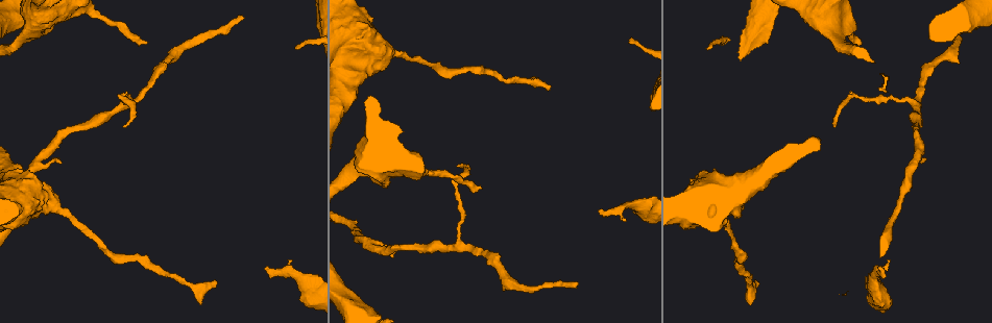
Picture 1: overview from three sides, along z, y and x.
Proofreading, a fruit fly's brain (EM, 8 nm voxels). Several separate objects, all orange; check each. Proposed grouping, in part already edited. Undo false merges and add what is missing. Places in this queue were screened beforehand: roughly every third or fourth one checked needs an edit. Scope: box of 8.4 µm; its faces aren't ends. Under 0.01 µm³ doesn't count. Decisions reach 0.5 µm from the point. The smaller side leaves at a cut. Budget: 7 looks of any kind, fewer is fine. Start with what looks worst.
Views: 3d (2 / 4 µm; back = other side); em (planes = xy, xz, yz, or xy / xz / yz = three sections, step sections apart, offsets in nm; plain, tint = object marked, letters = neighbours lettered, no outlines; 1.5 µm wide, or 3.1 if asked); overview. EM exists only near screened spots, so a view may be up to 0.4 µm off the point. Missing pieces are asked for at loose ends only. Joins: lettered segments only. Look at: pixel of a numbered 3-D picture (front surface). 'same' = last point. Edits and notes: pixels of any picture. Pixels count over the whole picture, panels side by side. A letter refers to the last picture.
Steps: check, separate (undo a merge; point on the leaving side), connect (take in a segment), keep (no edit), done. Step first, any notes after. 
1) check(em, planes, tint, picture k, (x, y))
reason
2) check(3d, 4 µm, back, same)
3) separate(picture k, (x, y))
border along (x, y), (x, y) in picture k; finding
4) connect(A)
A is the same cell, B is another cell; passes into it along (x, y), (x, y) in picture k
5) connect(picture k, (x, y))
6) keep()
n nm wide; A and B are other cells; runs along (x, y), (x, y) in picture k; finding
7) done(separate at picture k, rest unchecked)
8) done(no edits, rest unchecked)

check(3d, 4 µm, back, picture 1, (599, 209))
branch stops here

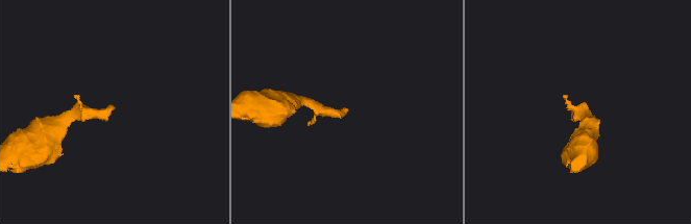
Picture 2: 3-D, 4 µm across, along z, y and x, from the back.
check(em, planes, letters, picture 2, (345, 110))

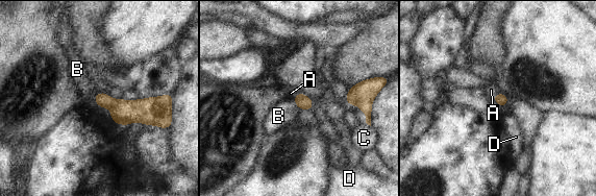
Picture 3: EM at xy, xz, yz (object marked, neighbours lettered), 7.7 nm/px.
connect(A)
A is the same cell, B, C and D are other cells; passes into it along (501, 99), (496, 95), (491, 90) in picture 3; it goes on there

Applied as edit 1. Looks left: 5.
check(overview)
see it whole again

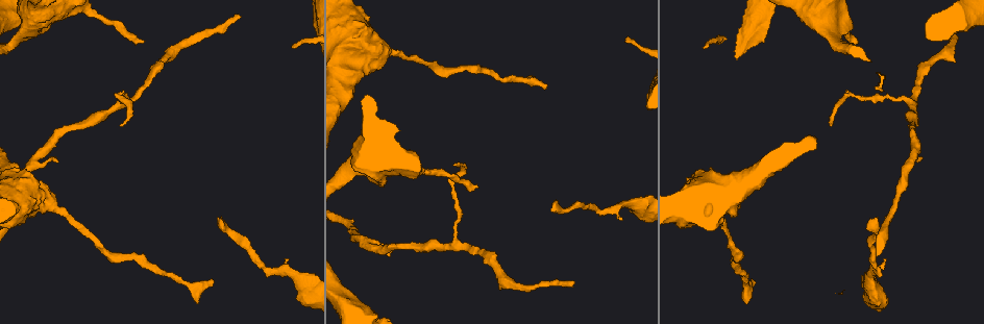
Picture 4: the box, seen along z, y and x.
check(3d, 4 µm, picture 4, (119, 125))
end of a long branch

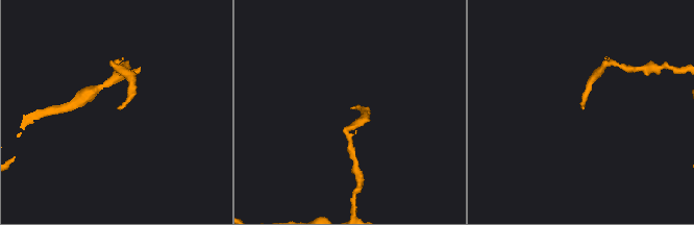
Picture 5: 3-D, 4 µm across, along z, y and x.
check(em, yz, step 4, letters, picture 5, (581, 108))

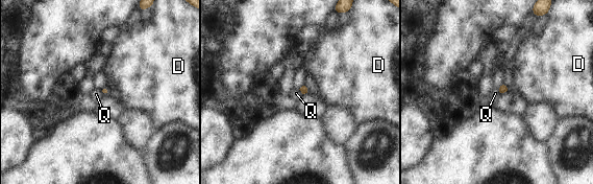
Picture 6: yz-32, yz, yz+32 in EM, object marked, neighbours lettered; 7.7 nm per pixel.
check(em, planes, letters, same)
another direction

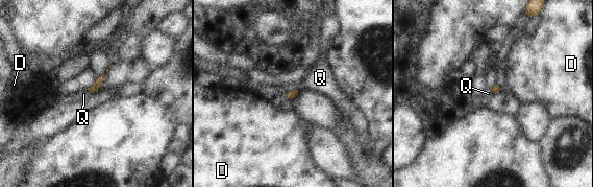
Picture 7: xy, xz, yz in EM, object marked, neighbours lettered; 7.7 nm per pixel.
keep()
D and Q are other cells; border along (297, 89), (283, 93) in picture 7; no lettered segment goes on from it

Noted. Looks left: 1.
check(em, xy, step 4, letters, picture 4, (544, 88))
tapers out

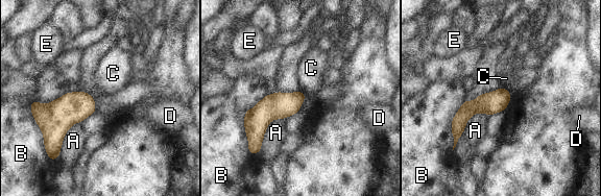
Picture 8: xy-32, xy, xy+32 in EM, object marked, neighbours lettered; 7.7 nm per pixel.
keep()
B touches over 420 nm; A, B, C, D and E are other cells; runs along (506, 93), (474, 106), (456, 137) in picture 8; no lettered segment goes on from it

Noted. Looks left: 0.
done(connect at picture 3, rest unchecked)

